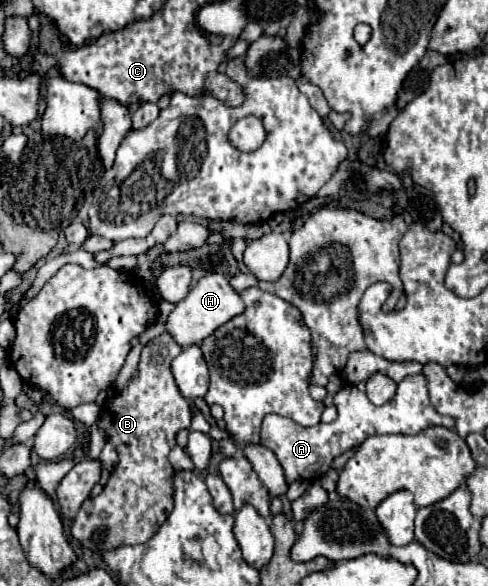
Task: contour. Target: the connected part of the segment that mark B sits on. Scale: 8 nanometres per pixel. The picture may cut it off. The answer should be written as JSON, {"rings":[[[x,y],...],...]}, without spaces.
{"rings":[[[169,333],[151,339],[141,351],[137,375],[129,379],[123,391],[109,397],[99,413],[99,427],[115,447],[119,463],[103,491],[97,497],[85,499],[73,519],[71,537],[89,551],[105,553],[121,545],[145,543],[173,511],[175,469],[167,455],[175,447],[175,435],[191,427],[189,403],[179,393],[171,373],[171,361],[179,353],[181,347]]]}

